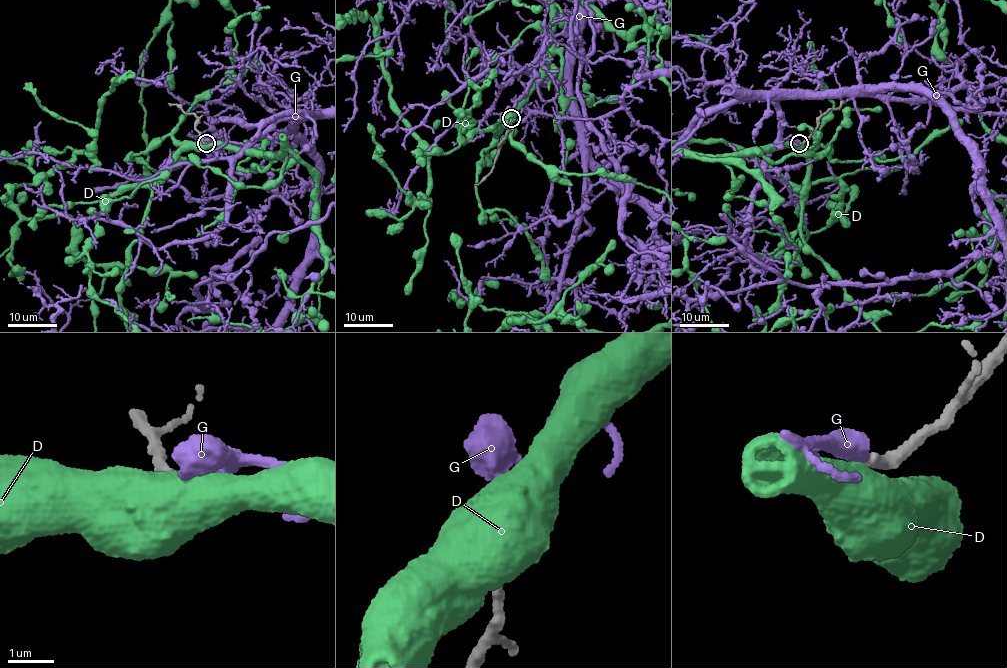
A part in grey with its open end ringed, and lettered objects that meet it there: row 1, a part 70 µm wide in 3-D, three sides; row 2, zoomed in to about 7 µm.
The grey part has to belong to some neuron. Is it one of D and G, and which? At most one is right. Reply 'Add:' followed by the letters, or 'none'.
Add: G

